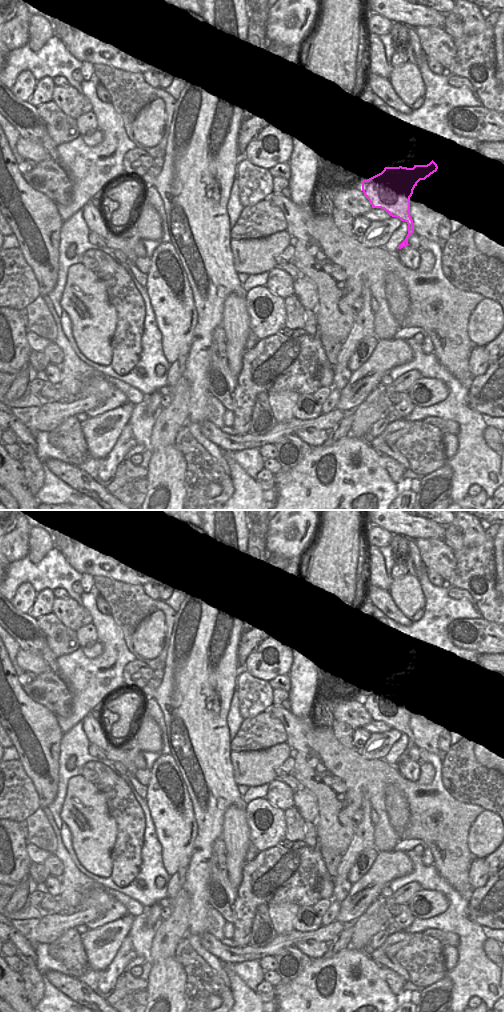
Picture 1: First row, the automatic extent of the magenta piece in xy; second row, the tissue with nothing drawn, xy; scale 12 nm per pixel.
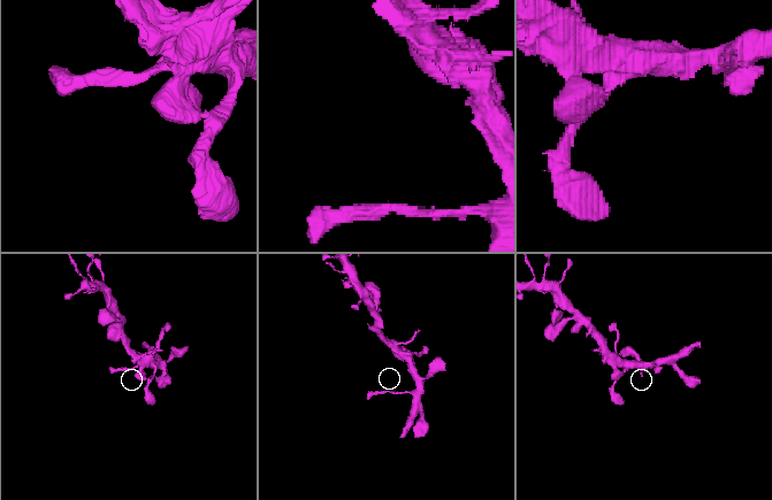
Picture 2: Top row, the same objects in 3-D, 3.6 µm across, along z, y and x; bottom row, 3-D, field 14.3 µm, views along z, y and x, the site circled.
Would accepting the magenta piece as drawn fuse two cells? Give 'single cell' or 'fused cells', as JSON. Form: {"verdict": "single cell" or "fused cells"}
{"verdict": "single cell"}

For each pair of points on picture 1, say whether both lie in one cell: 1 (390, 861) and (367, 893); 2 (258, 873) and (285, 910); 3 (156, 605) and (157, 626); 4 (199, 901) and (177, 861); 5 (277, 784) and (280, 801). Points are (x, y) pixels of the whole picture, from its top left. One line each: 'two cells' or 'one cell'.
1: one cell
2: two cells
3: two cells
4: two cells
5: one cell

